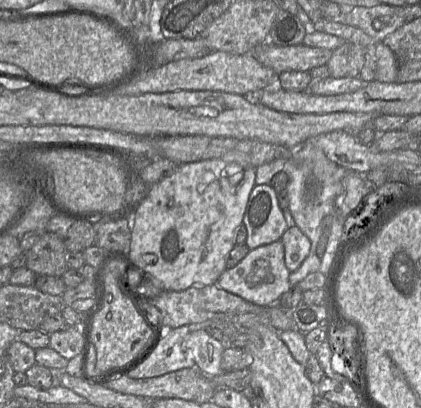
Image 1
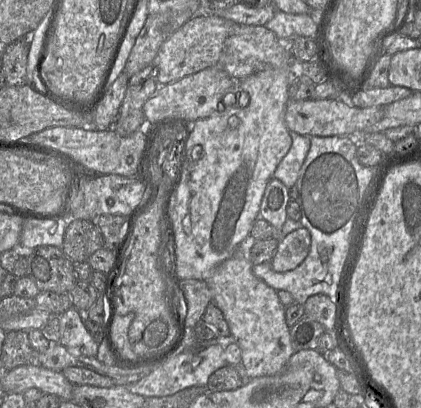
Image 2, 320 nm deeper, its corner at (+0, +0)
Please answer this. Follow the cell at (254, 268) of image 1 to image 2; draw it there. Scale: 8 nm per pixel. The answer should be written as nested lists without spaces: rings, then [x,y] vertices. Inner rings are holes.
[[[306,228],[293,230],[279,240],[276,252],[270,261],[272,269],[276,272],[293,270],[306,258],[310,245],[311,235]]]

